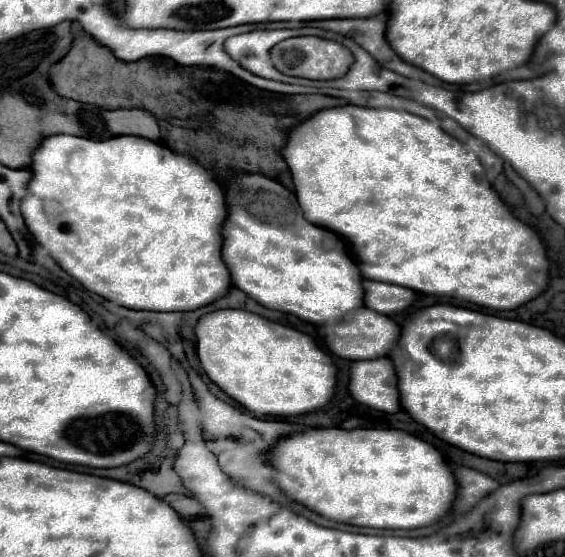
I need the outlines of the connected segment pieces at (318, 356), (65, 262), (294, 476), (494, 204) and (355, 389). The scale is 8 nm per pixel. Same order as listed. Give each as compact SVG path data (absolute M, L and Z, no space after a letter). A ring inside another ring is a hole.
M215 310L197 320L197 356L211 382L255 416L297 416L323 408L335 392L337 368L315 340L247 310Z
M49 136L43 138L41 144L33 152L31 162L31 180L25 188L25 194L21 198L21 214L25 218L27 230L33 234L33 238L49 252L49 256L77 282L81 282L89 292L95 292L103 296L105 300L125 306L131 310L155 310L155 312L189 312L197 310L201 306L211 304L213 300L227 294L231 288L231 280L227 274L227 266L223 266L223 260L219 258L219 230L223 224L223 214L227 214L227 206L223 206L223 188L213 178L211 172L207 172L203 166L199 166L193 158L181 156L171 152L167 146L159 142L151 142L145 138L135 136L115 136L107 140L87 140L79 136Z
M307 428L303 432L291 432L267 450L265 462L273 468L275 484L289 498L319 516L363 528L411 530L429 526L451 508L455 498L455 478L439 450L417 436L395 428Z
M389 108L319 110L289 132L283 158L291 170L303 216L315 226L345 236L353 244L357 260L363 262L359 270L367 280L405 286L421 294L463 298L491 310L519 308L547 286L549 260L539 234L509 212L491 188L477 156L435 122Z
M389 358L351 362L349 368L349 394L355 402L381 410L399 410L399 392L395 368Z

